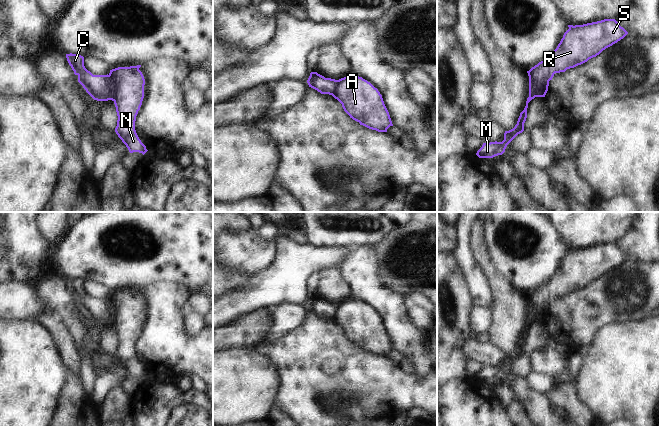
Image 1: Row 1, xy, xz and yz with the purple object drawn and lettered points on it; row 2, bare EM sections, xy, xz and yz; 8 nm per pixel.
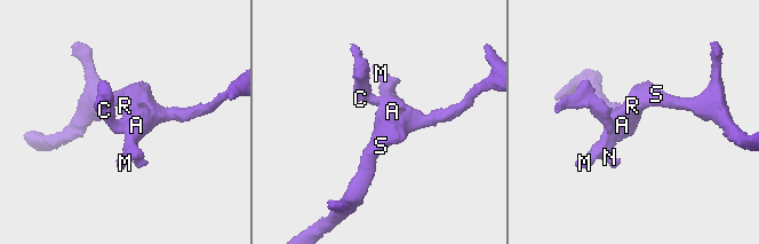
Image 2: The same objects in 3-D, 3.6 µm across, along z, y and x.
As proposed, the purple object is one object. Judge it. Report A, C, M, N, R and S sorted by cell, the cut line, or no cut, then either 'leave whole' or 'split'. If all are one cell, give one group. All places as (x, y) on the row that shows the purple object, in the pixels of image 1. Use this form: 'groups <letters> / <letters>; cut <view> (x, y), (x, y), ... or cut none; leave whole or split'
groups A M N R S / C; cut xy (109, 74), (112, 80), (111, 99); split

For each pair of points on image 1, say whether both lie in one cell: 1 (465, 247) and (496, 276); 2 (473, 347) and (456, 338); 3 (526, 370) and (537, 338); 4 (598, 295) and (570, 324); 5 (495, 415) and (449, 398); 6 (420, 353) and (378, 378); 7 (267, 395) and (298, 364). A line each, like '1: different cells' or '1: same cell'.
1: different cells
2: different cells
3: same cell
4: same cell
5: same cell
6: different cells
7: different cells

